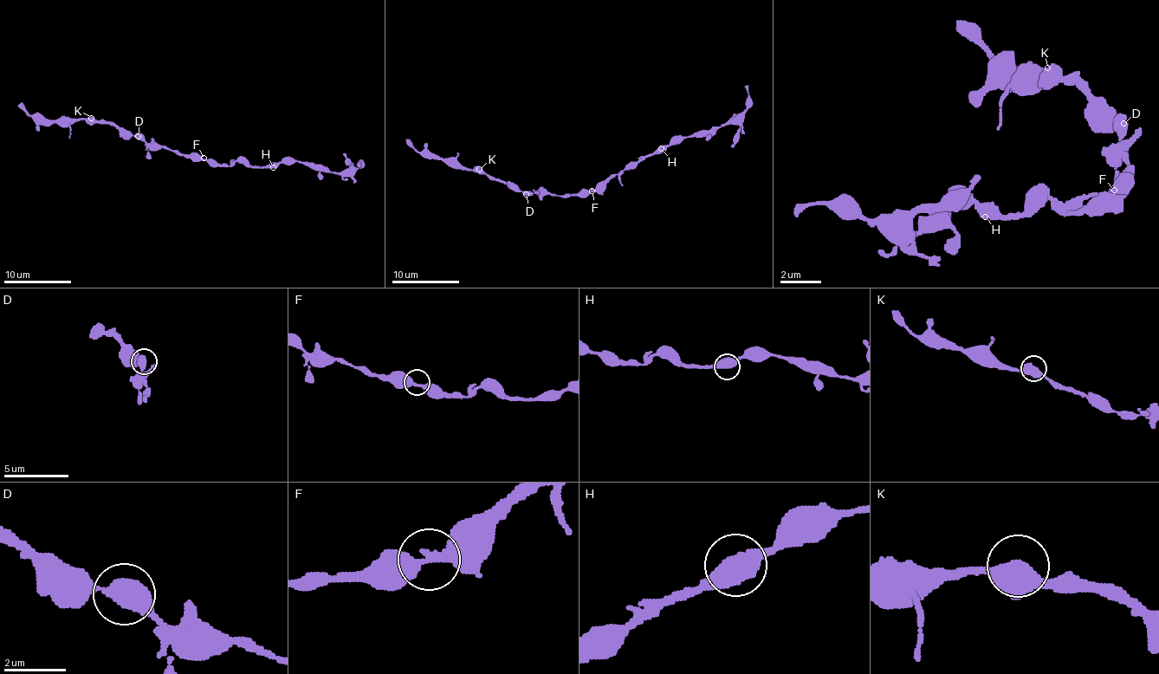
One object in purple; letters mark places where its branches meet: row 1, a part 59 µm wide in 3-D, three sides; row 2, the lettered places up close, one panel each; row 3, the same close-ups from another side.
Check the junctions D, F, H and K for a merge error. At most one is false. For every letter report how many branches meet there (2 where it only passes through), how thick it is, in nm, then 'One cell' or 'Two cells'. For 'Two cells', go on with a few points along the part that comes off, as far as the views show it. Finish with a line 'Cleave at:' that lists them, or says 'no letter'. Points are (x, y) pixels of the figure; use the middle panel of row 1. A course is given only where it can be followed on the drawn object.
D: Branches: 2. Thickness 480 nm. One cell
F: Branches: 2. Thickness 400 nm. One cell
H: Branches: 2. Thickness 550 nm. One cell
K: Branches: 2. Thickness 550 nm. One cell
Cleave at: no letter

